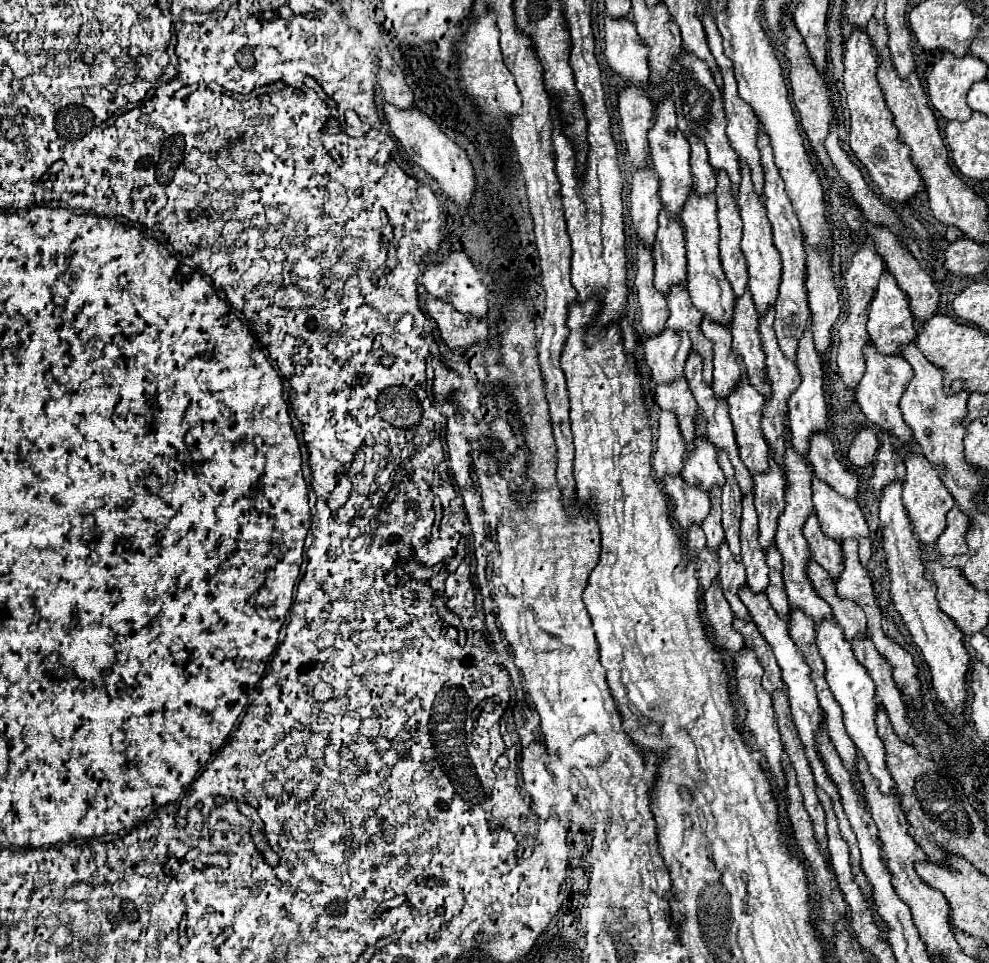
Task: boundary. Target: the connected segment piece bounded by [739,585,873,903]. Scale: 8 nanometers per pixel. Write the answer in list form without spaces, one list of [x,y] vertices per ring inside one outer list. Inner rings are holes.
[[[741,585],[739,589],[739,597],[741,601],[745,603],[745,607],[749,609],[751,613],[751,619],[755,621],[755,625],[759,627],[761,635],[767,639],[767,643],[771,645],[773,653],[775,653],[775,659],[777,659],[777,665],[781,669],[781,677],[783,677],[783,683],[787,685],[787,695],[789,695],[789,701],[791,701],[791,715],[793,715],[793,721],[797,725],[797,731],[799,731],[799,737],[805,745],[805,751],[807,751],[807,759],[811,763],[811,769],[813,769],[813,775],[815,775],[815,781],[817,781],[817,787],[821,787],[833,801],[833,809],[837,813],[837,819],[839,819],[839,829],[841,829],[841,835],[843,839],[849,843],[849,849],[851,849],[851,865],[853,865],[853,873],[857,877],[857,883],[859,887],[863,887],[865,895],[867,895],[867,901],[873,903],[871,899],[871,885],[867,883],[867,877],[863,875],[861,871],[861,865],[859,865],[859,847],[857,847],[857,839],[849,827],[849,821],[847,821],[847,815],[843,813],[843,807],[841,807],[841,799],[839,799],[839,793],[837,793],[837,787],[835,783],[827,777],[825,769],[823,769],[823,763],[815,751],[815,733],[821,729],[821,721],[823,721],[823,711],[819,707],[819,701],[817,701],[817,695],[815,695],[815,685],[811,683],[811,667],[807,667],[805,659],[803,659],[803,653],[795,647],[795,641],[791,639],[789,631],[787,631],[787,623],[783,623],[783,619],[777,619],[777,611],[771,607],[771,603],[767,603],[767,595],[761,593],[761,595],[755,595],[747,585]]]

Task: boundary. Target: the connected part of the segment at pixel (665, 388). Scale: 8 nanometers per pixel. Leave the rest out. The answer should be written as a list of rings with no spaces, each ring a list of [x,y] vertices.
[[[685,377],[675,379],[675,383],[661,383],[655,391],[655,401],[661,409],[673,411],[679,419],[679,429],[683,433],[683,439],[687,443],[687,453],[693,449],[693,437],[695,437],[695,425],[693,415],[697,411],[697,403],[691,395],[689,383]]]

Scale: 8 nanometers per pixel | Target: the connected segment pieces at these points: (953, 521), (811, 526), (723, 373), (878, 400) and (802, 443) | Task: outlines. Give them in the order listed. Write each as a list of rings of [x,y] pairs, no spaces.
[[[954,506],[946,515],[947,525],[943,535],[937,539],[937,549],[943,557],[955,557],[967,551],[965,535],[969,531],[969,517],[957,506]]]
[[[811,513],[809,519],[805,521],[803,527],[803,535],[809,543],[811,555],[815,557],[815,561],[831,575],[831,577],[839,577],[839,573],[843,571],[843,553],[841,553],[841,545],[835,543],[835,539],[823,535],[821,525],[817,521],[817,517]]]
[[[703,319],[701,331],[713,341],[713,391],[717,397],[727,397],[737,387],[741,373],[745,373],[743,361],[731,349],[729,327],[719,327],[719,323]]]
[[[869,343],[865,347],[865,357],[867,357],[867,369],[865,369],[863,379],[857,385],[855,399],[861,407],[861,411],[865,413],[865,417],[873,425],[891,433],[901,445],[909,445],[913,441],[913,435],[911,435],[911,429],[907,427],[907,423],[903,421],[903,415],[899,409],[899,399],[901,399],[907,383],[913,379],[913,367],[901,355],[879,355],[875,351],[875,347]]]
[[[811,327],[805,329],[799,347],[797,347],[797,369],[801,375],[801,385],[791,393],[789,399],[789,421],[791,421],[791,433],[793,433],[793,447],[801,453],[807,455],[809,449],[809,437],[815,431],[825,431],[827,427],[827,405],[825,405],[825,395],[823,395],[823,361],[821,355],[815,351],[813,345],[813,335]]]

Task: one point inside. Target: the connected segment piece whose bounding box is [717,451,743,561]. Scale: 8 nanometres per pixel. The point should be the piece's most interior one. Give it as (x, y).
(731, 495)

